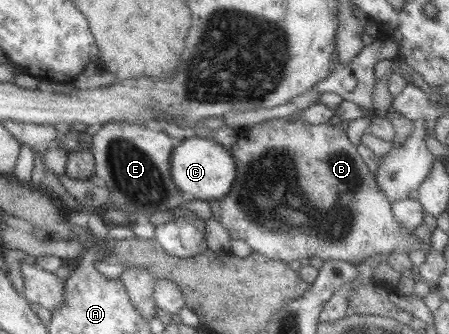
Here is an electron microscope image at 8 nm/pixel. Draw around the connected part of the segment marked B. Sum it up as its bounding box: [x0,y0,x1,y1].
[208,111,431,264]

